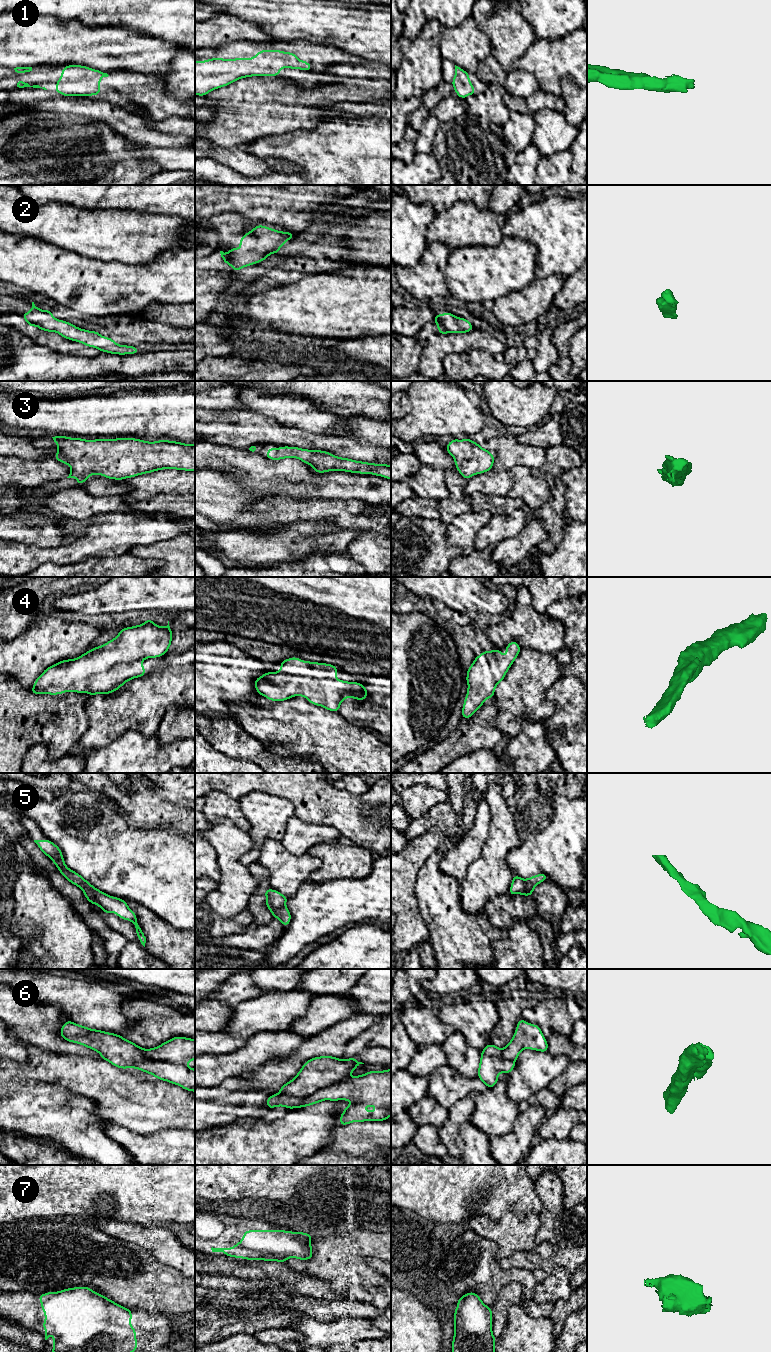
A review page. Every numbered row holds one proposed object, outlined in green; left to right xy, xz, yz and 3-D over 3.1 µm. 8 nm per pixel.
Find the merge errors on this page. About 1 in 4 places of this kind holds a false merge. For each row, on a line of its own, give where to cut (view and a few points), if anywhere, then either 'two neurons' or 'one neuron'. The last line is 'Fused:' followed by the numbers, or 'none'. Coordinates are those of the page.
1: cut none; one neuron
2: cut none; one neuron
3: cut none; one neuron
4: cut none; one neuron
5: cut none; one neuron
6: cut xz (347, 1077), (327, 1087), (320, 1088), (305, 1098), (298, 1107); two neurons
7: cut none; one neuron
Fused: 6

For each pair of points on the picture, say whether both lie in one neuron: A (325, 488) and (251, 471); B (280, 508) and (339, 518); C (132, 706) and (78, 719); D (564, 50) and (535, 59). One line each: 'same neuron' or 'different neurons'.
A: same neuron
B: same neuron
C: different neurons
D: same neuron

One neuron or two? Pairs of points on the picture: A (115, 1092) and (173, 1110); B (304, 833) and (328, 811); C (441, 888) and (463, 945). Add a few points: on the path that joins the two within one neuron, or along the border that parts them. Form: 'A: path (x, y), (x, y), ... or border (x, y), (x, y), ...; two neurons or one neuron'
A: path (129, 1103), (136, 1106), (159, 1106); one neuron
B: border (294, 815), (311, 822), (323, 822), (338, 829); two neurons
C: path (443, 902), (443, 915), (452, 931); one neuron

